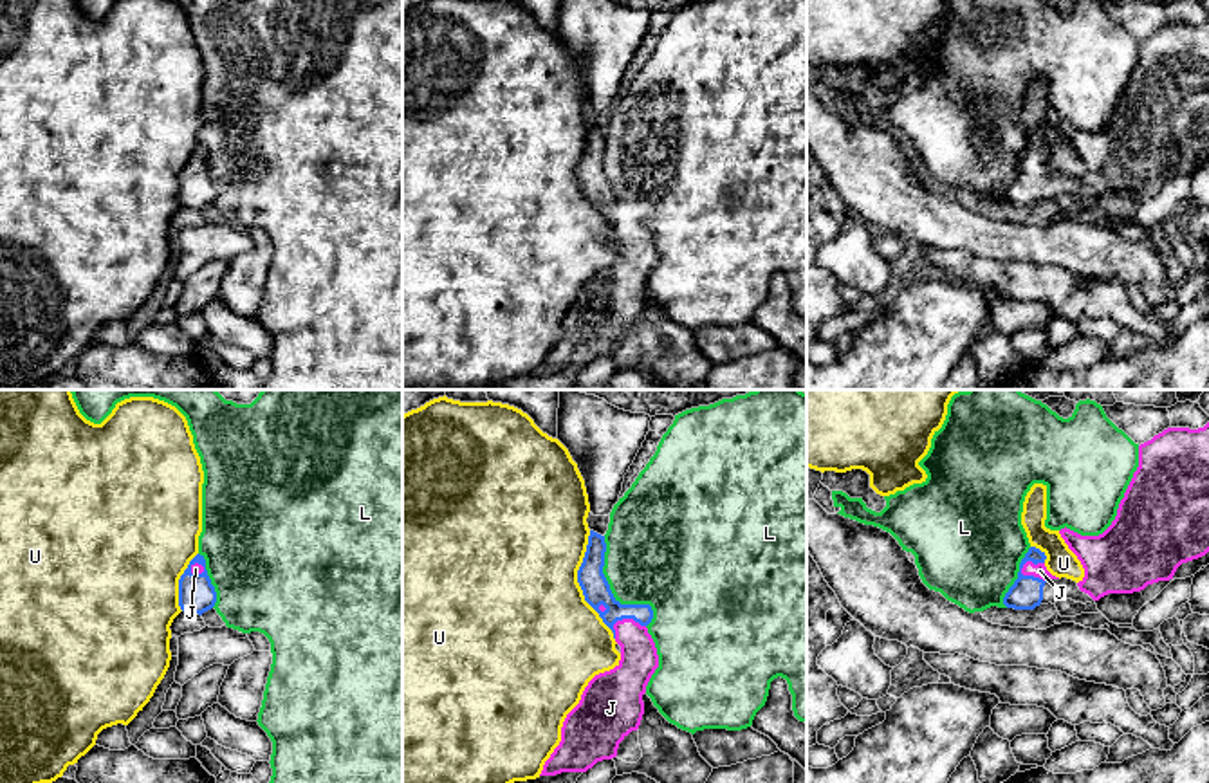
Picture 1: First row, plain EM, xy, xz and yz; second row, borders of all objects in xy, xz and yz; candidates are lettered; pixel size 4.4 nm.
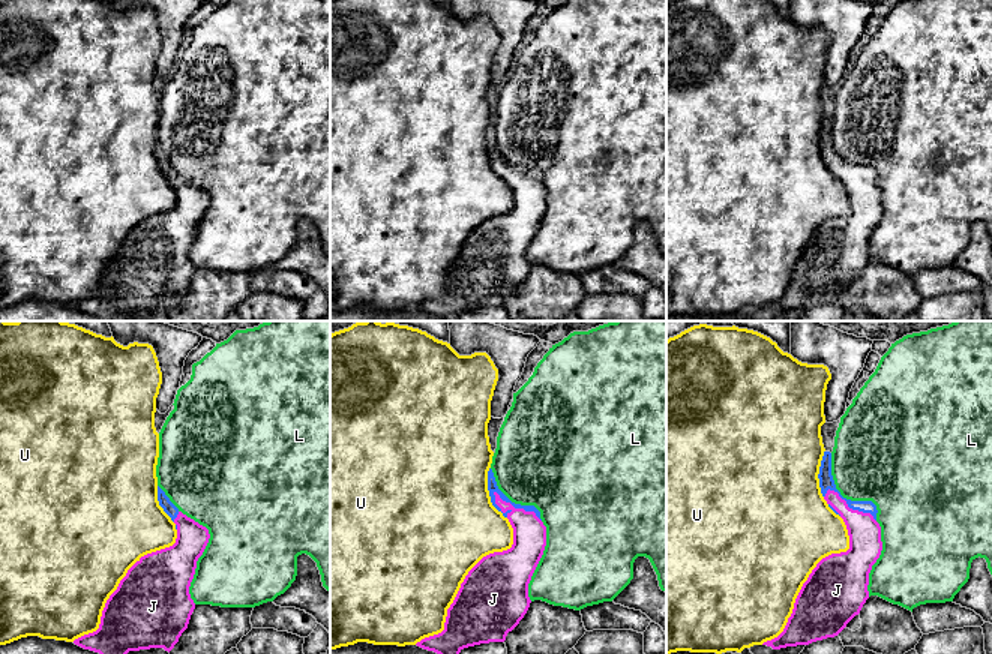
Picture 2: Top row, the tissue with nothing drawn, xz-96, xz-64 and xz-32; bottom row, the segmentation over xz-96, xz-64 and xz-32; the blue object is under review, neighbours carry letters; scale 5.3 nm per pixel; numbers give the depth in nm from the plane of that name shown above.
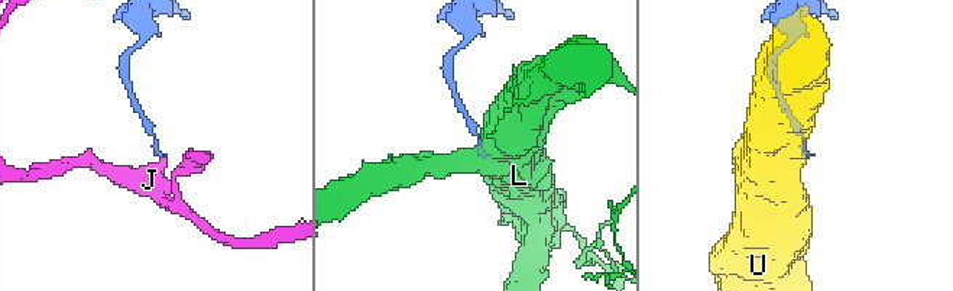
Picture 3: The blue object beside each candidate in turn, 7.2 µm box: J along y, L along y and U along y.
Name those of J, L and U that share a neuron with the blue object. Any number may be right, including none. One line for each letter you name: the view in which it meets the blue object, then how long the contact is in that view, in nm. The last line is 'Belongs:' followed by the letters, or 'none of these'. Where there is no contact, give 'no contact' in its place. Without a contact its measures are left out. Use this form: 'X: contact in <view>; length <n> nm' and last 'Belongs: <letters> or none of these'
J: contact in yz; length 150 nm
Belongs: J

